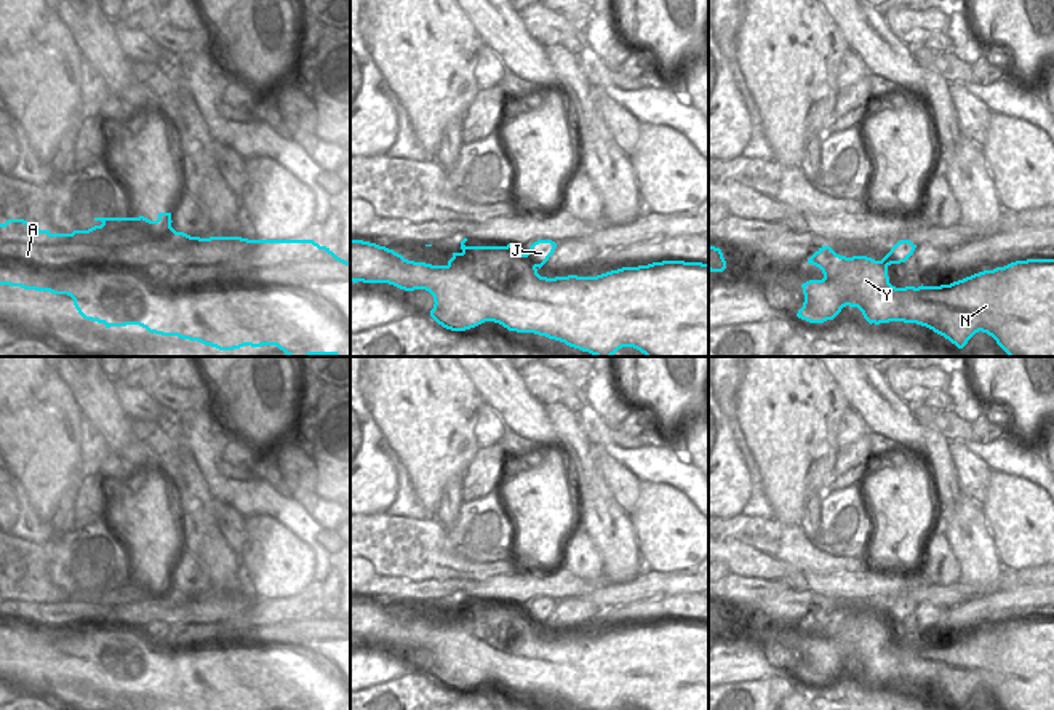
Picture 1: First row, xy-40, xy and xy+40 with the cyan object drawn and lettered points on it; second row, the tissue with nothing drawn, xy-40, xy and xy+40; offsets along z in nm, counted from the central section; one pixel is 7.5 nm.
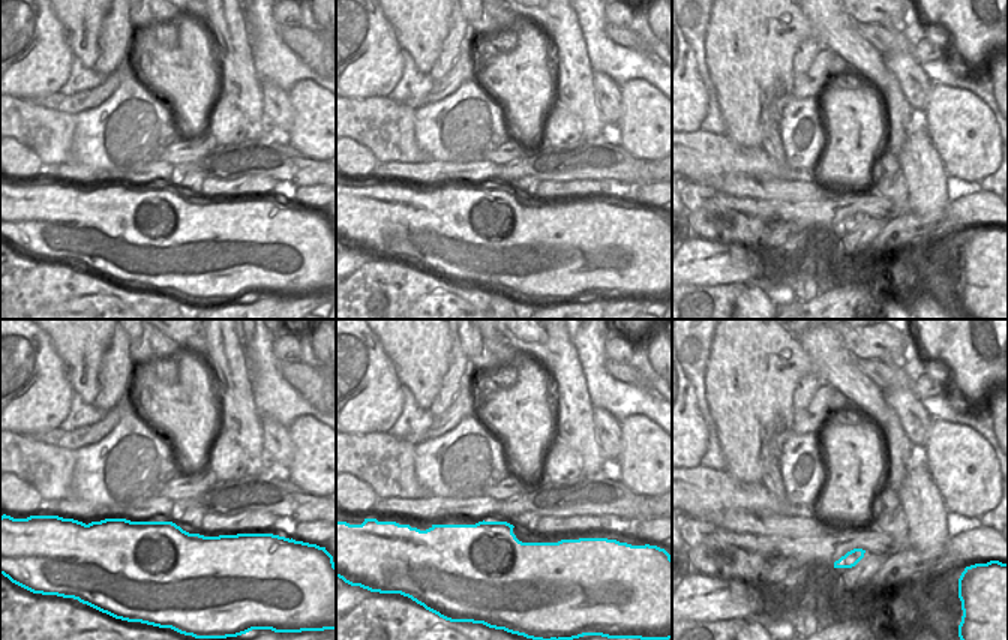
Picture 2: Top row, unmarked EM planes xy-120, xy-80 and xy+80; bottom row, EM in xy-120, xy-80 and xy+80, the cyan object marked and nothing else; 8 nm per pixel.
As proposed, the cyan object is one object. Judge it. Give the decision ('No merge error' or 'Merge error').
Merge error

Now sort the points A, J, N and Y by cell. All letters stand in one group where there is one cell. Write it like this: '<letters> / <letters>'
A N Y / J

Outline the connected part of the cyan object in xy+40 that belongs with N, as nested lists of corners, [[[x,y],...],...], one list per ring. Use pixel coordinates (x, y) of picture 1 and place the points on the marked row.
[[[830,246],[819,248],[808,264],[819,267],[822,280],[809,280],[801,285],[804,302],[796,317],[809,323],[833,320],[843,307],[857,307],[872,325],[904,321],[916,323],[944,336],[958,349],[979,331],[992,336],[1009,357],[1054,357],[1054,259],[1016,261],[1004,267],[984,270],[940,286],[896,288],[889,283],[888,267],[881,261],[867,256],[840,256]]]

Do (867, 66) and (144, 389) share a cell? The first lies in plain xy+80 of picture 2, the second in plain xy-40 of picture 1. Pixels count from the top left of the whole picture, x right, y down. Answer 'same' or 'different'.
same

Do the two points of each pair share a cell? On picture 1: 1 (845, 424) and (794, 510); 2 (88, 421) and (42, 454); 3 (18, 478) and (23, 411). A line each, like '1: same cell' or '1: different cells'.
1: different cells
2: different cells
3: same cell

